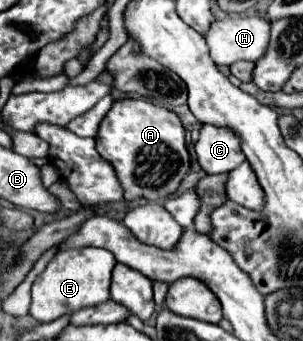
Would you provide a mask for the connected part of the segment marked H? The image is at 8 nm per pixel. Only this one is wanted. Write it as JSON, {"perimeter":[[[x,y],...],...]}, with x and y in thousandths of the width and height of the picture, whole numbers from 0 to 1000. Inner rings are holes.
{"perimeter":[[[858,47],[713,59],[680,123],[719,194],[766,194],[792,176],[845,182],[884,147],[891,65]]]}

